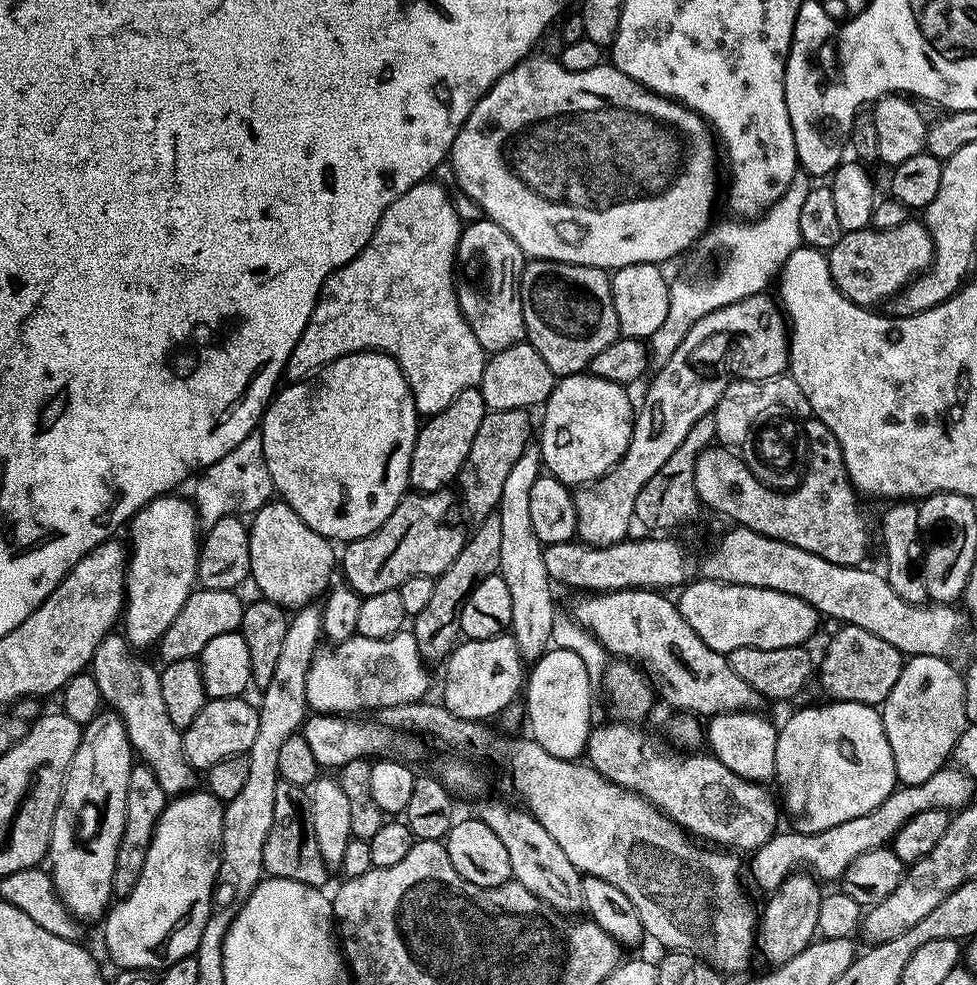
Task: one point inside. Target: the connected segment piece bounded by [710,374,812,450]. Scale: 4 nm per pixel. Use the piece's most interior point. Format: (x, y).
(744, 403)

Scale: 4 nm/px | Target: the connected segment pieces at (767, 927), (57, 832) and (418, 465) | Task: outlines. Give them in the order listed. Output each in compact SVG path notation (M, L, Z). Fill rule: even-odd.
M807 871L793 872L767 897L758 916L755 947L769 960L769 965L779 966L790 962L794 954L802 954L808 944L818 936L818 910L822 895L821 885Z
M101 710L89 724L83 725L78 750L68 767L68 777L58 810L52 823L52 837L48 847L47 863L52 863L50 875L56 893L72 915L81 922L99 921L113 903L112 879L114 862L118 858L118 846L122 842L122 830L126 826L126 786L134 763L132 744L126 734L126 726L115 710Z
M479 387L467 388L458 394L458 398L454 398L454 402L450 402L450 406L446 406L446 410L427 417L419 425L408 475L408 483L415 491L428 493L447 489L448 483L459 477L466 454L470 454L474 434L478 434L478 426L482 426L485 411Z

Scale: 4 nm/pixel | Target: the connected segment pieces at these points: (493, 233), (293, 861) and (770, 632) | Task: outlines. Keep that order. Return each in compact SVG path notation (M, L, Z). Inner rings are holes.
M487 218L479 219L460 233L454 279L458 306L470 330L474 330L474 338L478 338L485 353L491 354L521 343L526 336L518 283L522 253L502 226Z
M281 780L274 790L274 822L266 838L266 850L262 850L262 862L269 877L302 882L311 888L323 889L330 876L330 870L318 854L314 826L310 826L308 793L285 780Z
M693 579L683 585L678 592L678 607L682 618L690 622L690 630L710 646L715 652L729 653L743 648L758 650L786 650L807 645L808 639L816 632L816 627L822 623L819 612L810 606L810 602L802 602L802 598L794 598L794 594L782 594L778 590L766 590L758 586L738 586L723 584L721 580Z

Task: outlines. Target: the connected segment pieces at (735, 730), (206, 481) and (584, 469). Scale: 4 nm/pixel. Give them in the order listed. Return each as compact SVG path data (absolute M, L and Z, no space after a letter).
M723 712L711 717L706 724L706 744L712 747L709 748L711 755L722 762L726 770L734 770L734 774L763 785L776 774L777 735L777 725L772 725L760 712Z
M259 429L252 431L218 461L207 465L197 477L192 501L196 508L197 523L201 531L206 532L224 516L256 513L268 504L275 495L273 478L267 469L262 449L262 436Z
M587 371L576 372L572 376L561 376L557 379L556 385L553 386L552 392L549 394L548 399L542 405L544 411L544 421L539 421L538 424L538 447L540 449L540 459L543 467L547 469L551 475L557 476L560 481L569 486L583 486L586 484L593 484L595 480L600 480L608 475L609 470L616 465L622 458L622 454L626 454L626 446L630 446L630 438L632 437L632 422L634 419L634 400L628 397L629 389L623 384L618 382L610 382L601 376L593 376Z

